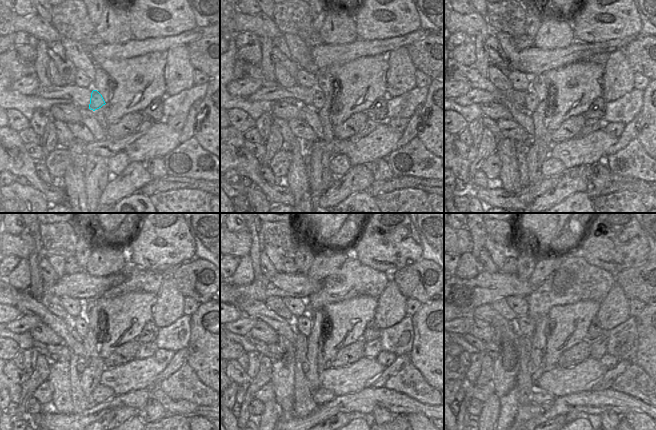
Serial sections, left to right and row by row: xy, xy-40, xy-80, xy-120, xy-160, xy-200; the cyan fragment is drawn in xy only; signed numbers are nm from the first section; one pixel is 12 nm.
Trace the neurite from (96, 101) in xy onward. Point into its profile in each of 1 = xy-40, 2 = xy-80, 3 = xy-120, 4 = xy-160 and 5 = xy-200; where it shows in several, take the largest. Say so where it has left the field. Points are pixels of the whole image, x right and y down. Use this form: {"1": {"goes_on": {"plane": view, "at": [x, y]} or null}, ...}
{"1": {"goes_on": {"plane": "xy-40", "at": [319, 101]}}, "2": {"goes_on": {"plane": "xy-80", "at": [531, 102]}}, "3": {"goes_on": {"plane": "xy-120", "at": [80, 323]}}, "4": {"goes_on": {"plane": "xy-160", "at": [303, 323]}}, "5": {"goes_on": {"plane": "xy-200", "at": [525, 324]}}}

